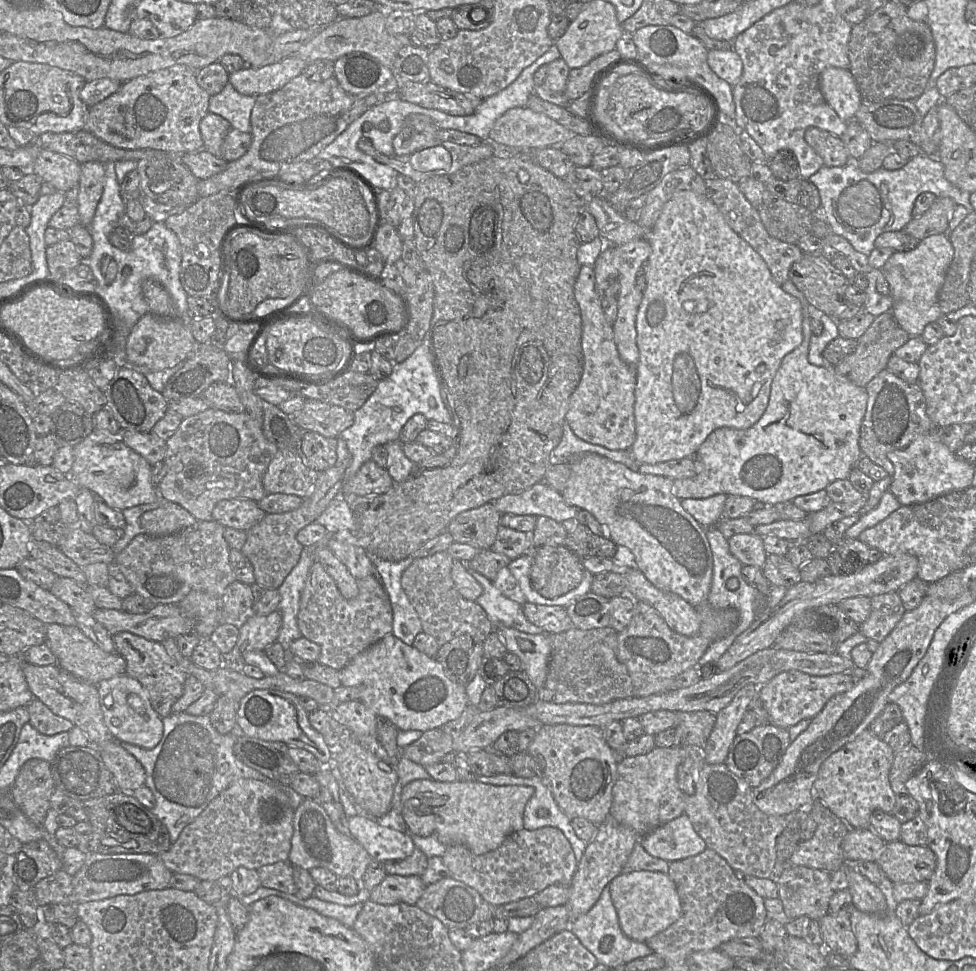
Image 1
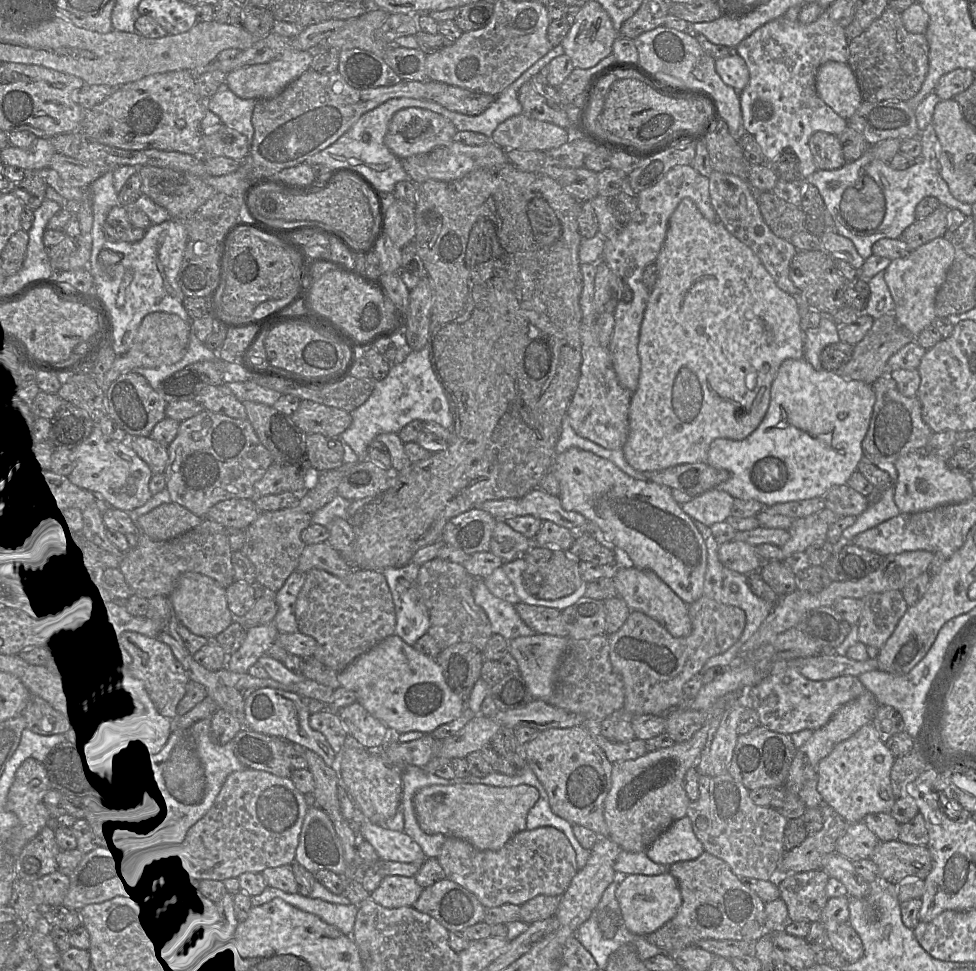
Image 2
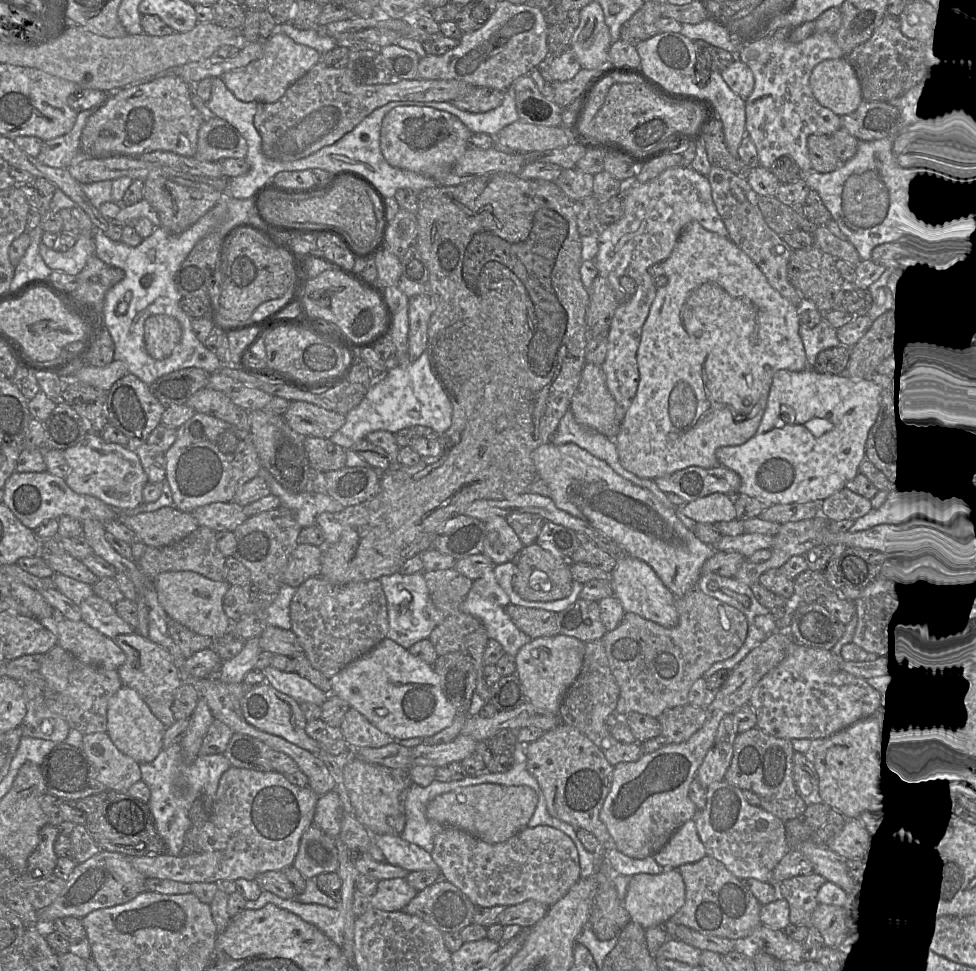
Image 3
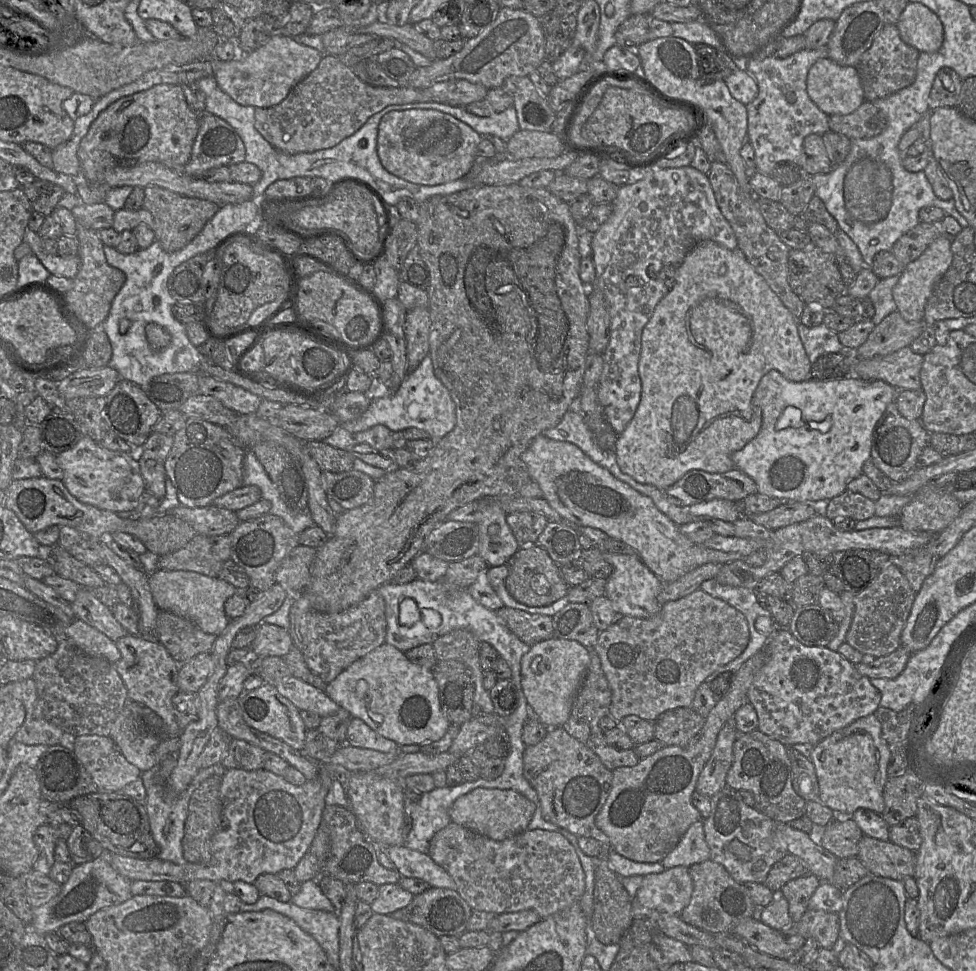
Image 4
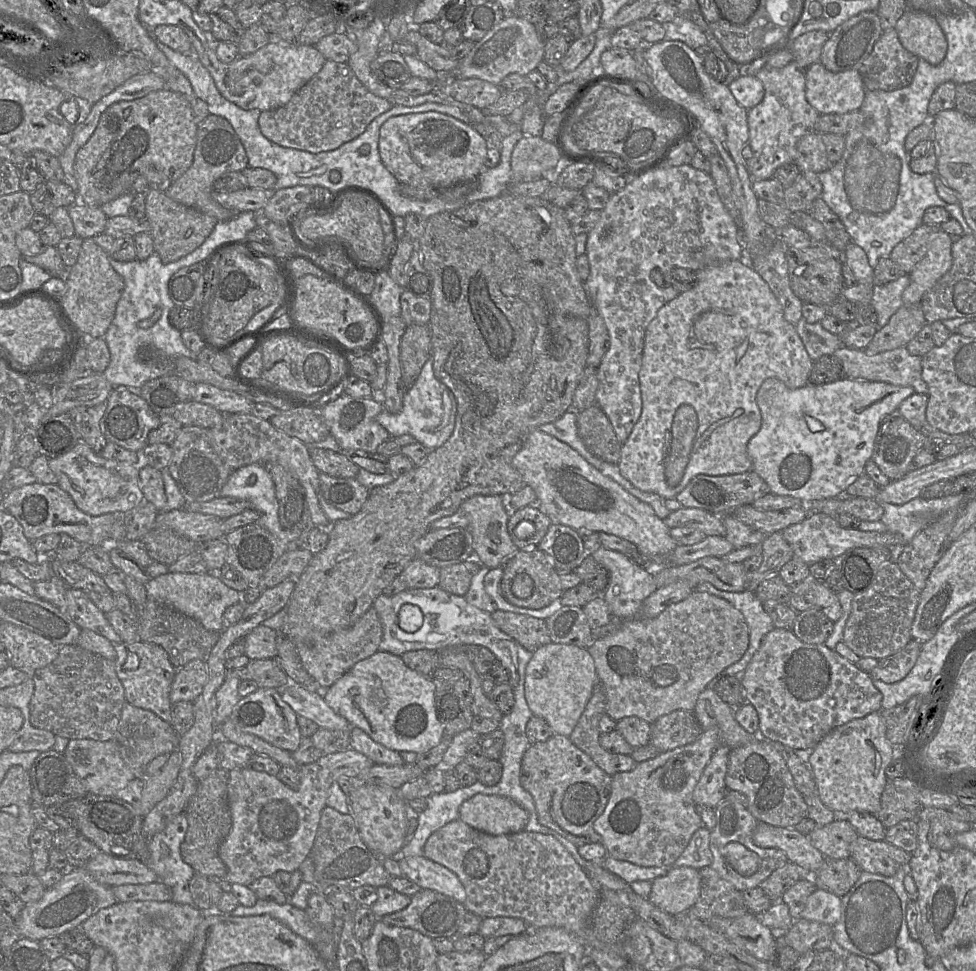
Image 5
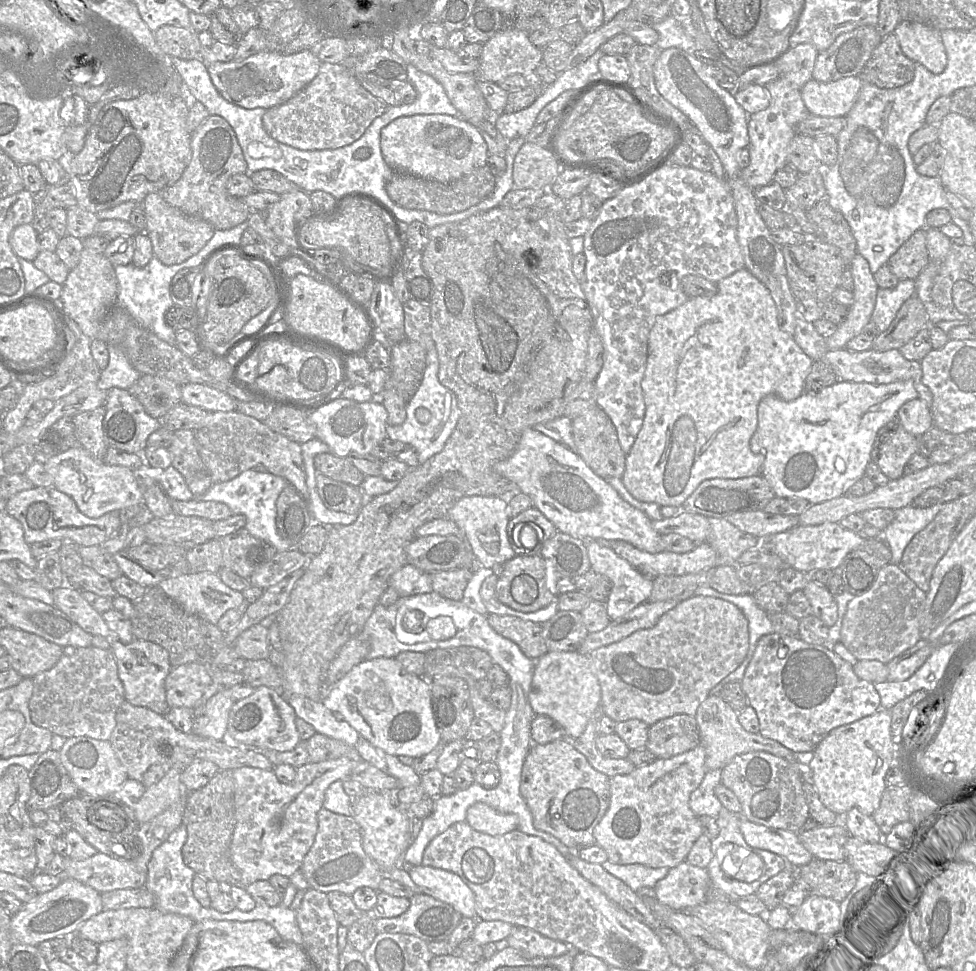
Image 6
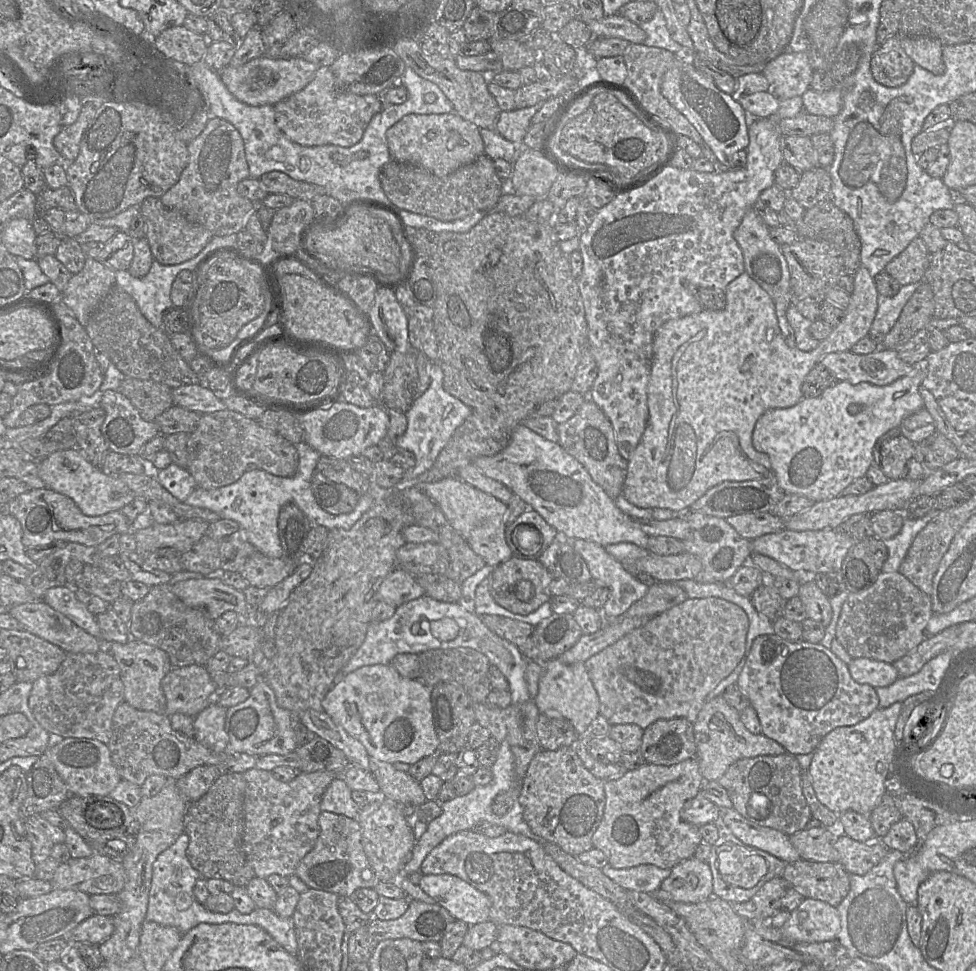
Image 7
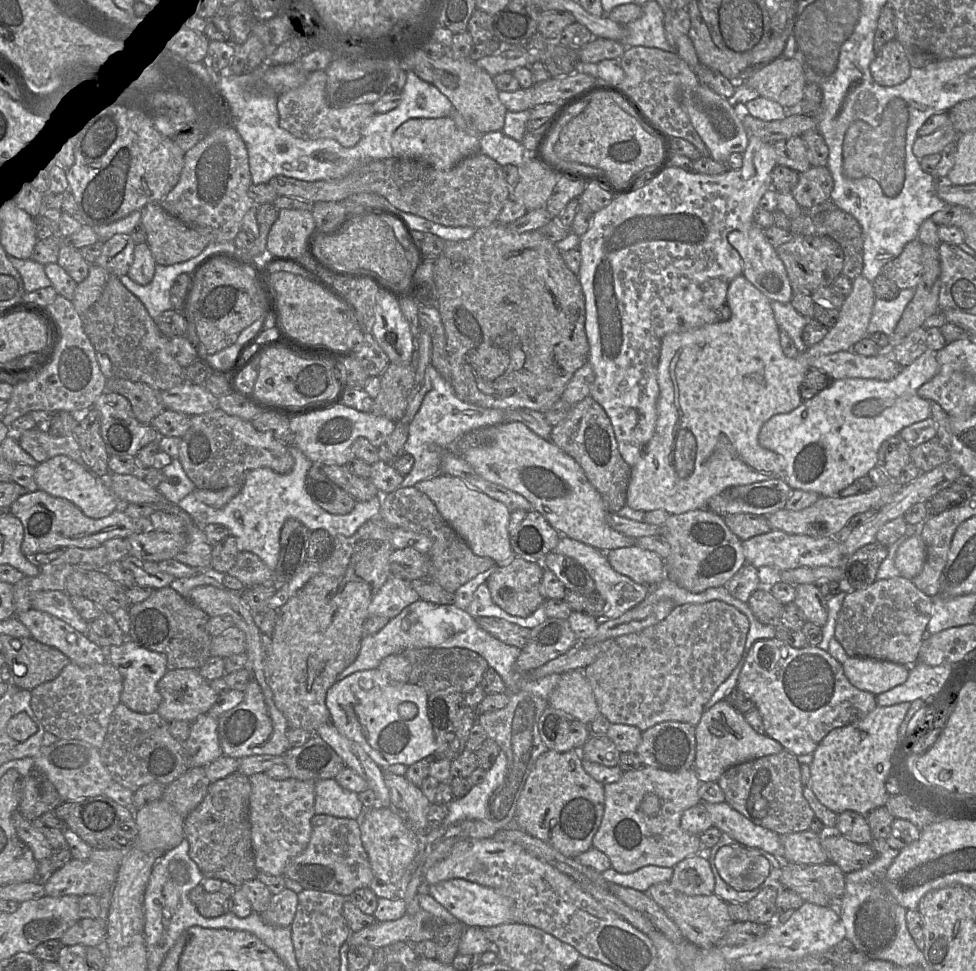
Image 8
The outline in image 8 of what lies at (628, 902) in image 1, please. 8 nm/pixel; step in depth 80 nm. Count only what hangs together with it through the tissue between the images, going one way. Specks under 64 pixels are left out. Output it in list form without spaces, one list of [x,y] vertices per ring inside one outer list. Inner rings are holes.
[[[709,850],[704,854],[689,856],[673,867],[669,884],[688,896],[714,894],[715,877],[708,860]]]

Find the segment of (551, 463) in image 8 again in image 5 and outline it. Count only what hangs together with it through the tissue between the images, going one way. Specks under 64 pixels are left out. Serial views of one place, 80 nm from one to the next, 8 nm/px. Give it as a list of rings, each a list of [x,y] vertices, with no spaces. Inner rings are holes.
[[[539,429],[531,431],[520,451],[513,457],[517,469],[526,485],[537,495],[538,508],[552,523],[563,524],[574,530],[587,529],[593,533],[604,532],[633,543],[648,559],[648,566],[663,567],[664,559],[678,545],[670,535],[670,529],[654,512],[653,508],[627,492],[622,486],[587,462],[576,450]]]

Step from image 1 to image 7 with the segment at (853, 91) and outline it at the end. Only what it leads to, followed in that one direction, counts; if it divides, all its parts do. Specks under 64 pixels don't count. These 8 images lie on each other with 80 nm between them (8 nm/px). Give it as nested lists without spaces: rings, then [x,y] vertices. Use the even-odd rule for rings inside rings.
[[[835,86],[825,92],[817,92],[809,88],[801,98],[804,111],[816,116],[835,118],[843,106],[840,86]]]

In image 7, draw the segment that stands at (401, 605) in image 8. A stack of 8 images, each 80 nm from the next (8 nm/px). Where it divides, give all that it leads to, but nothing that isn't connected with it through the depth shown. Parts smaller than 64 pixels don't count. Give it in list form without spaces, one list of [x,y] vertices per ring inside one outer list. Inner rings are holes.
[[[401,568],[395,569],[381,583],[378,589],[378,602],[384,601],[398,607],[422,597],[425,591],[416,579],[415,576]]]

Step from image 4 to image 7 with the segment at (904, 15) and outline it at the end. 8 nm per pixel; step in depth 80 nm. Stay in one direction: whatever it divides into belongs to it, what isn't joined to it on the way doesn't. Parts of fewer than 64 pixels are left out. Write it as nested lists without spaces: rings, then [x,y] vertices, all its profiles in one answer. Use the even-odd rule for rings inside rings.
[[[899,35],[901,45],[911,60],[935,75],[945,71],[941,42],[928,36]]]

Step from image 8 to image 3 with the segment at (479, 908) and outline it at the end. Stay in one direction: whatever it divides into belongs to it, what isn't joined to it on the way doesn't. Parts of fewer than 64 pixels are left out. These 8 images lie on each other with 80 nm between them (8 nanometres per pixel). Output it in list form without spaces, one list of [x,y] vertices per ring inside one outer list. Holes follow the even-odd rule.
[[[373,835],[373,842],[381,849],[387,863],[400,866],[409,873],[431,871],[442,873],[431,854],[423,848],[405,841],[401,835]]]

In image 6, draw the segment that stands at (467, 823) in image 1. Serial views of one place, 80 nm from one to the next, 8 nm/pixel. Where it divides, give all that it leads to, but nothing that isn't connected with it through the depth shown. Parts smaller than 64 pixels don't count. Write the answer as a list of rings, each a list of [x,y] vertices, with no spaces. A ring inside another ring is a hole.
[[[478,802],[467,810],[466,822],[476,831],[501,836],[518,830],[519,818],[516,814],[500,813],[487,804]]]

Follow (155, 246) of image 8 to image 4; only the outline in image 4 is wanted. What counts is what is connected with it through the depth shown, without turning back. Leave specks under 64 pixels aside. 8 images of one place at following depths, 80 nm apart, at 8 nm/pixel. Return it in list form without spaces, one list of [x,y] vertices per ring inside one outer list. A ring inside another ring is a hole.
[[[159,186],[145,187],[144,193],[143,207],[154,218],[155,241],[159,242],[162,249],[168,253],[176,252],[186,247],[220,208],[214,202],[182,196]]]

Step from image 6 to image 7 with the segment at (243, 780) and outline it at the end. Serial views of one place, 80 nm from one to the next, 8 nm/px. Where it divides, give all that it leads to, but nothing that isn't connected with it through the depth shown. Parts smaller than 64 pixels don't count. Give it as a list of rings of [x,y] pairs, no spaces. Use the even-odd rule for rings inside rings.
[[[254,767],[243,776],[246,781],[242,838],[245,858],[256,877],[266,879],[272,874],[289,877],[295,874],[298,864],[316,842],[321,799],[337,775],[330,771],[298,772],[293,780],[281,782],[271,771]]]

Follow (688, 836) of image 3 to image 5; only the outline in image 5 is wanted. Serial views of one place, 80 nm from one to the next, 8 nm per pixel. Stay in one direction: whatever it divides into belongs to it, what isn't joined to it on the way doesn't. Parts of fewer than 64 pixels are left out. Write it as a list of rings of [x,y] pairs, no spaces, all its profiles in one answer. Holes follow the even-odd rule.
[[[702,826],[691,837],[689,844],[675,861],[674,867],[702,869],[710,866],[713,856],[709,847],[710,831]]]

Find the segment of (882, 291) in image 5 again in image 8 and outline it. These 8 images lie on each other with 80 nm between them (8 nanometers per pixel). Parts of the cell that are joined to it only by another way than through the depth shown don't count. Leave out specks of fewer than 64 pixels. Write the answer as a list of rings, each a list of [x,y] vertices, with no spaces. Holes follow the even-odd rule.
[[[910,288],[900,290],[893,300],[887,301],[876,298],[867,328],[867,335],[875,332],[884,333],[887,336],[892,335],[914,293],[915,289]]]

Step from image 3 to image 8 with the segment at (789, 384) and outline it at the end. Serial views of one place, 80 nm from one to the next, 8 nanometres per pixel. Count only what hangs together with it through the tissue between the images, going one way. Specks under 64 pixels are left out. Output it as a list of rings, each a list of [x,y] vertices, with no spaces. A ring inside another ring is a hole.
[[[927,350],[889,381],[862,378],[833,380],[827,388],[802,401],[793,411],[768,419],[759,431],[758,441],[763,448],[784,458],[784,480],[792,489],[813,491],[822,497],[838,496],[841,490],[866,476],[876,466],[878,450],[885,440],[898,435],[903,428],[931,417],[930,401],[920,398],[917,390],[938,371],[936,352]]]

